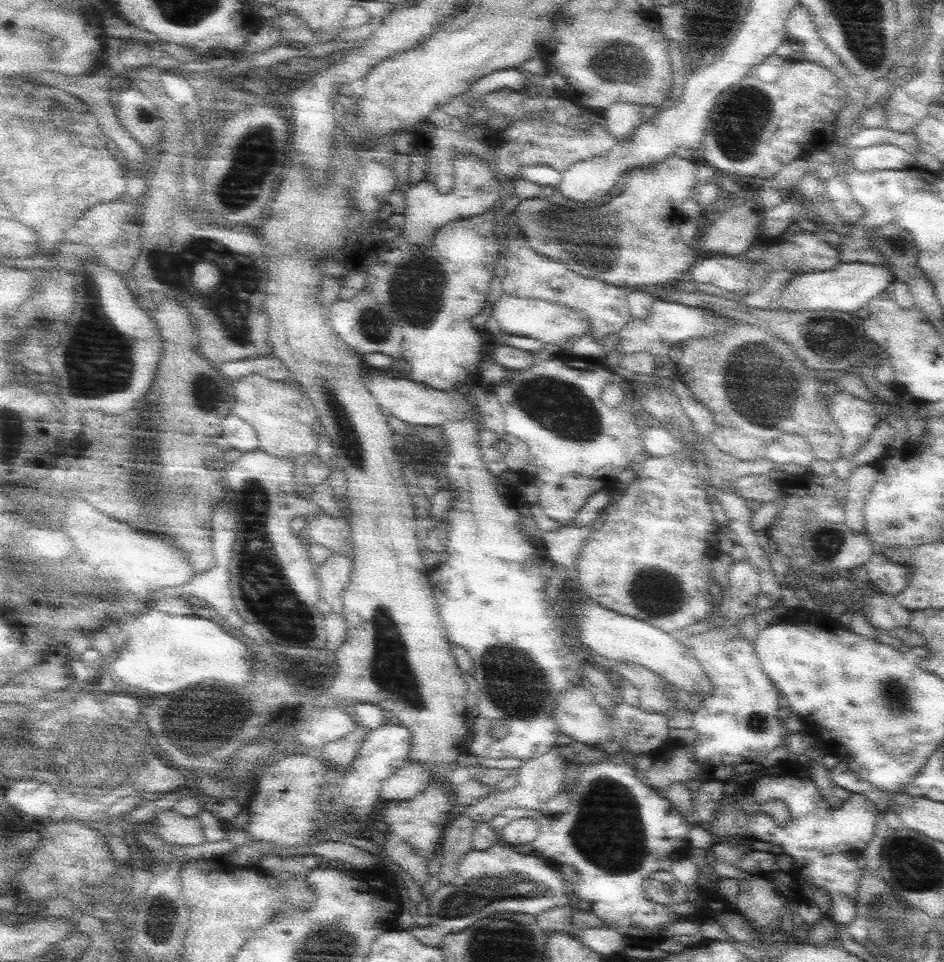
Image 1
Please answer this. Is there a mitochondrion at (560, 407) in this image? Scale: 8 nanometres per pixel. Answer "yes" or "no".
yes

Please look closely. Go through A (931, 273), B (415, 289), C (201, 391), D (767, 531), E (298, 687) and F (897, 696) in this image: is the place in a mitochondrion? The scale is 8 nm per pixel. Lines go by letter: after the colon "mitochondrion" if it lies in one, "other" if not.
A: other
B: mitochondrion
C: other
D: other
E: other
F: mitochondrion

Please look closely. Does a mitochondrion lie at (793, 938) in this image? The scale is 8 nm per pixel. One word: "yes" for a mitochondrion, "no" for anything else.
no

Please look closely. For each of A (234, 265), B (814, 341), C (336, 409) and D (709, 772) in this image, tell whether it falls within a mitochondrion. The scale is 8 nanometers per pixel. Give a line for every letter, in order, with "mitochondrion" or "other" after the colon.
A: mitochondrion
B: mitochondrion
C: mitochondrion
D: other

